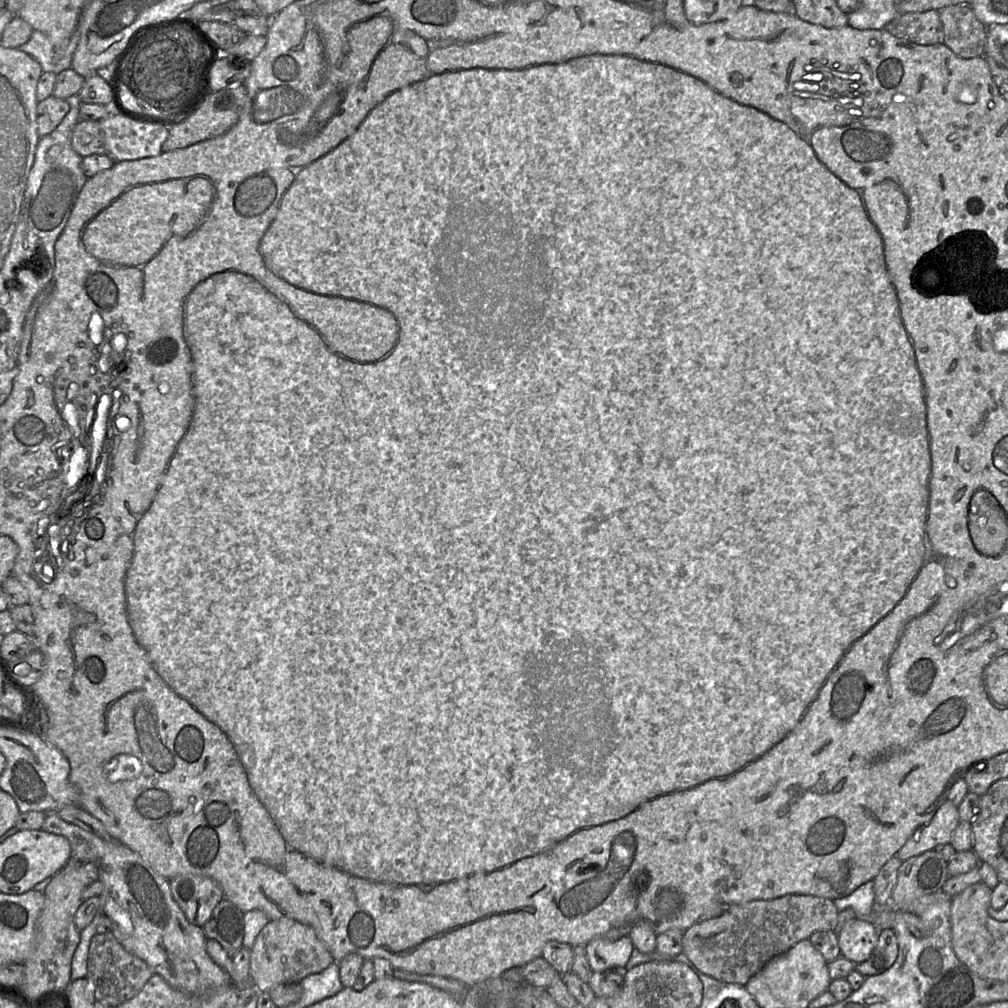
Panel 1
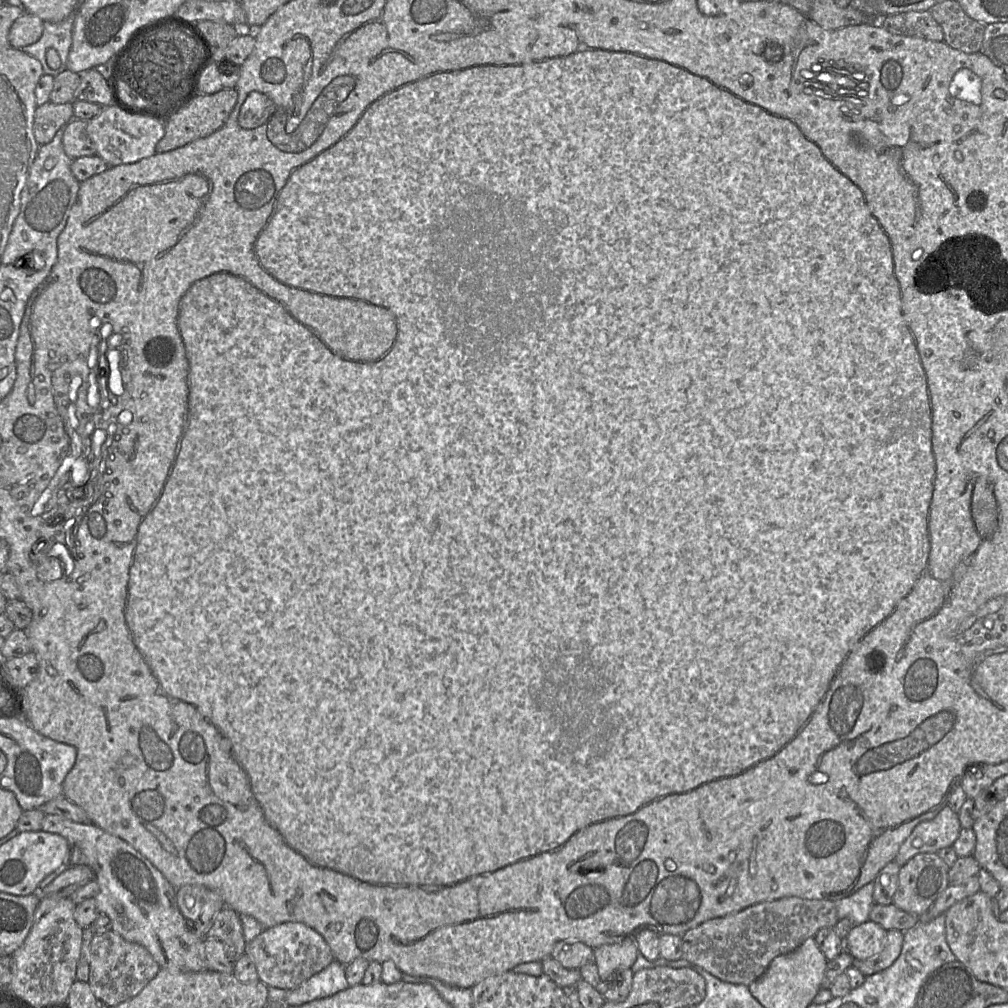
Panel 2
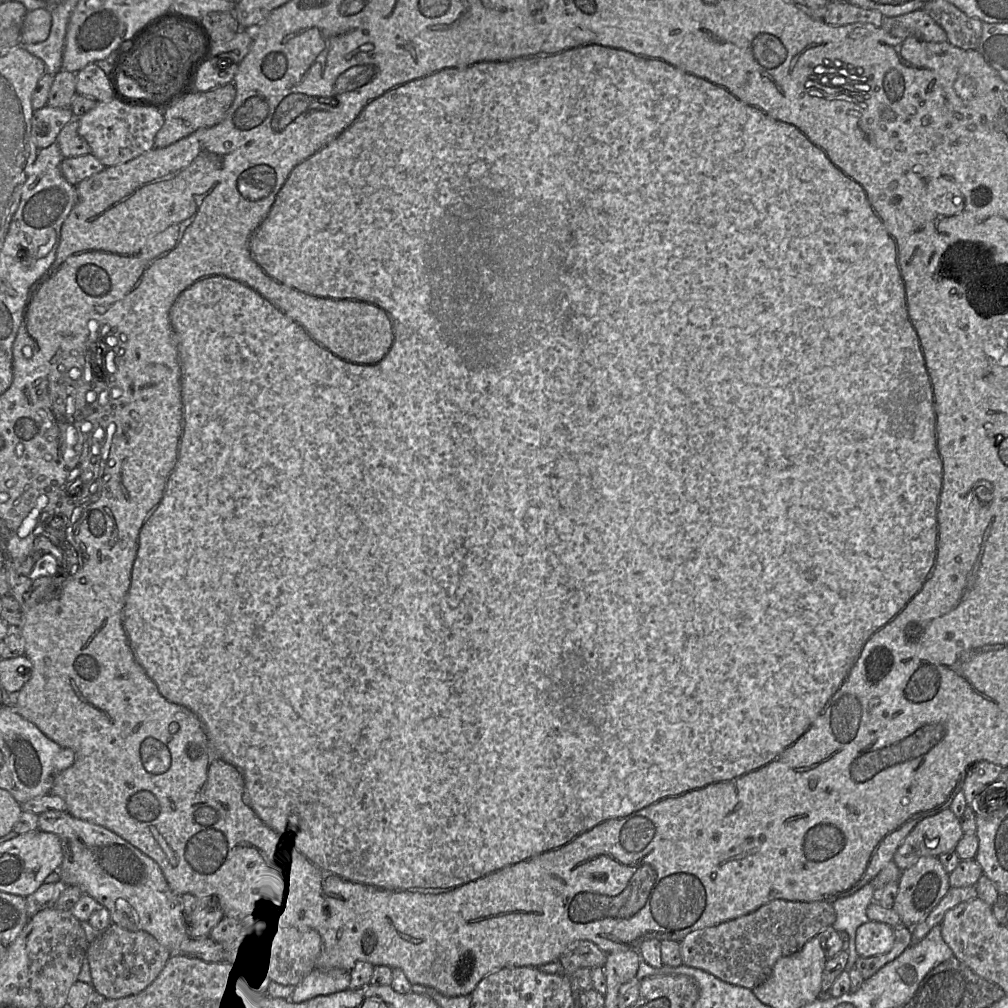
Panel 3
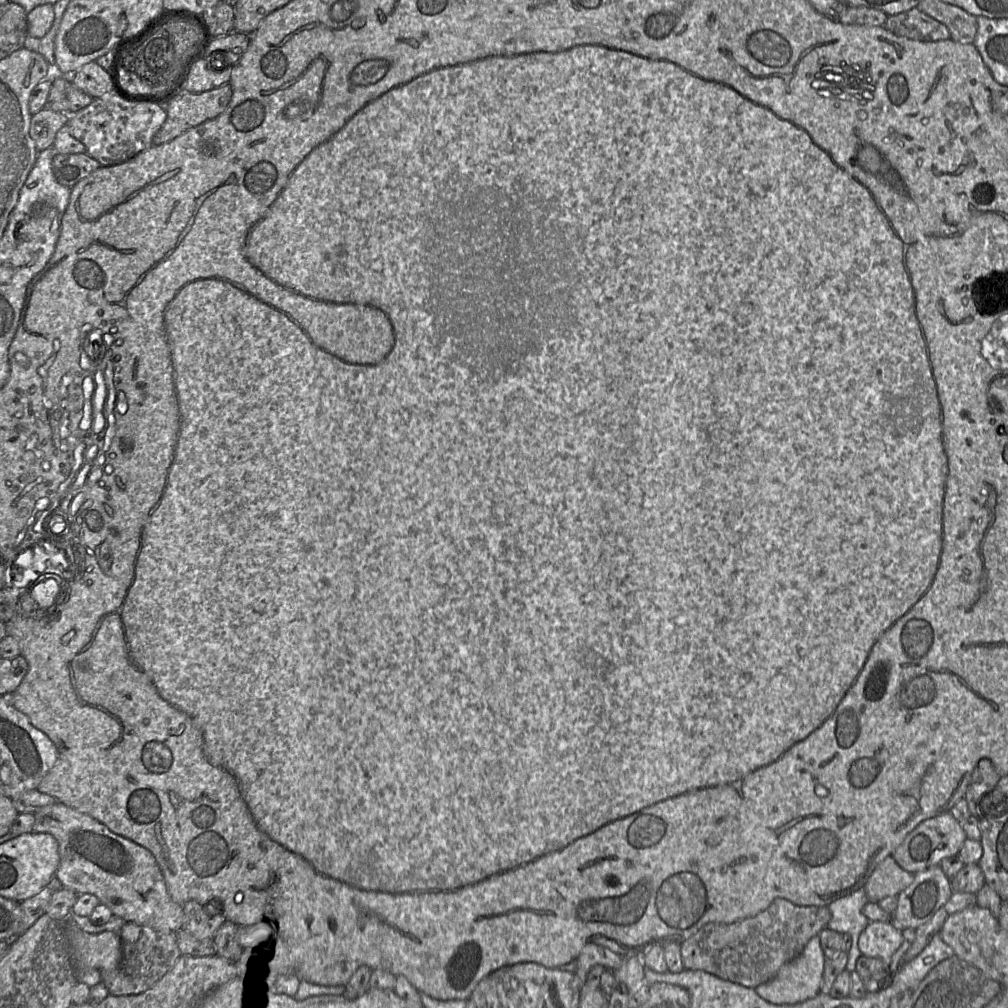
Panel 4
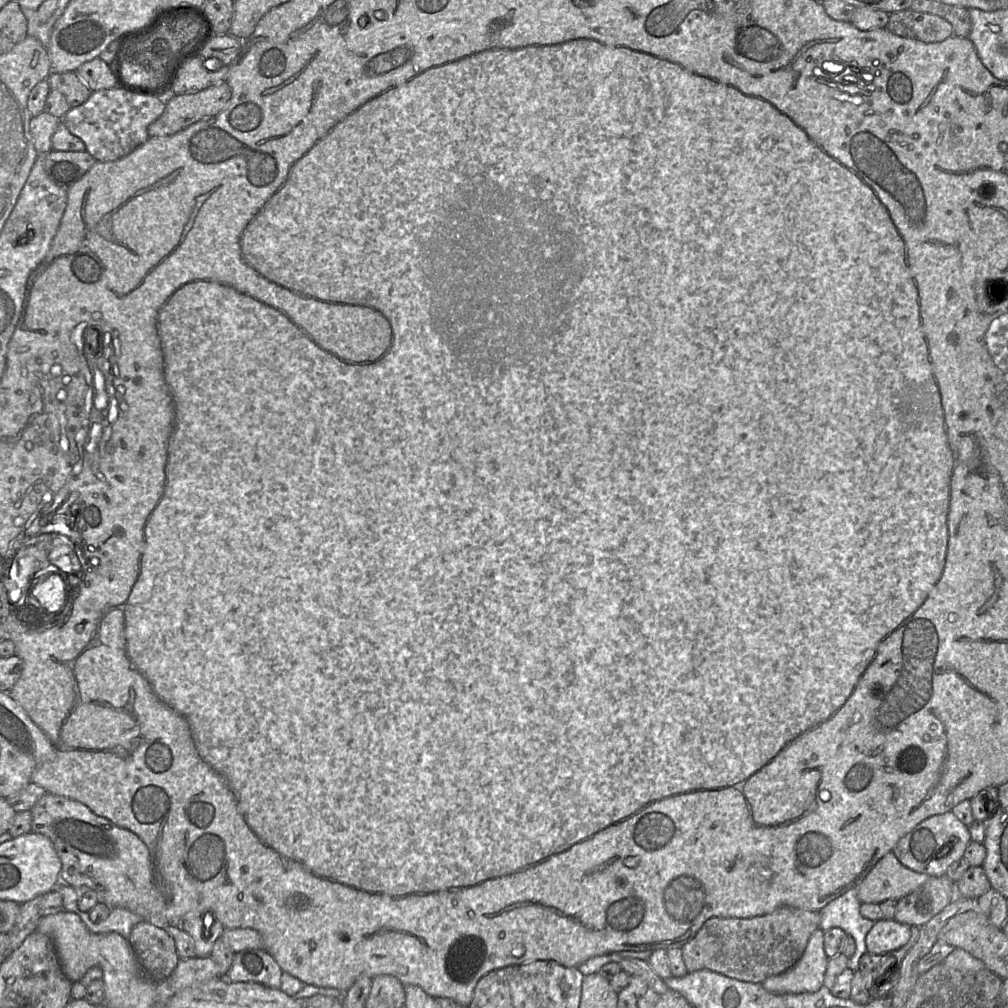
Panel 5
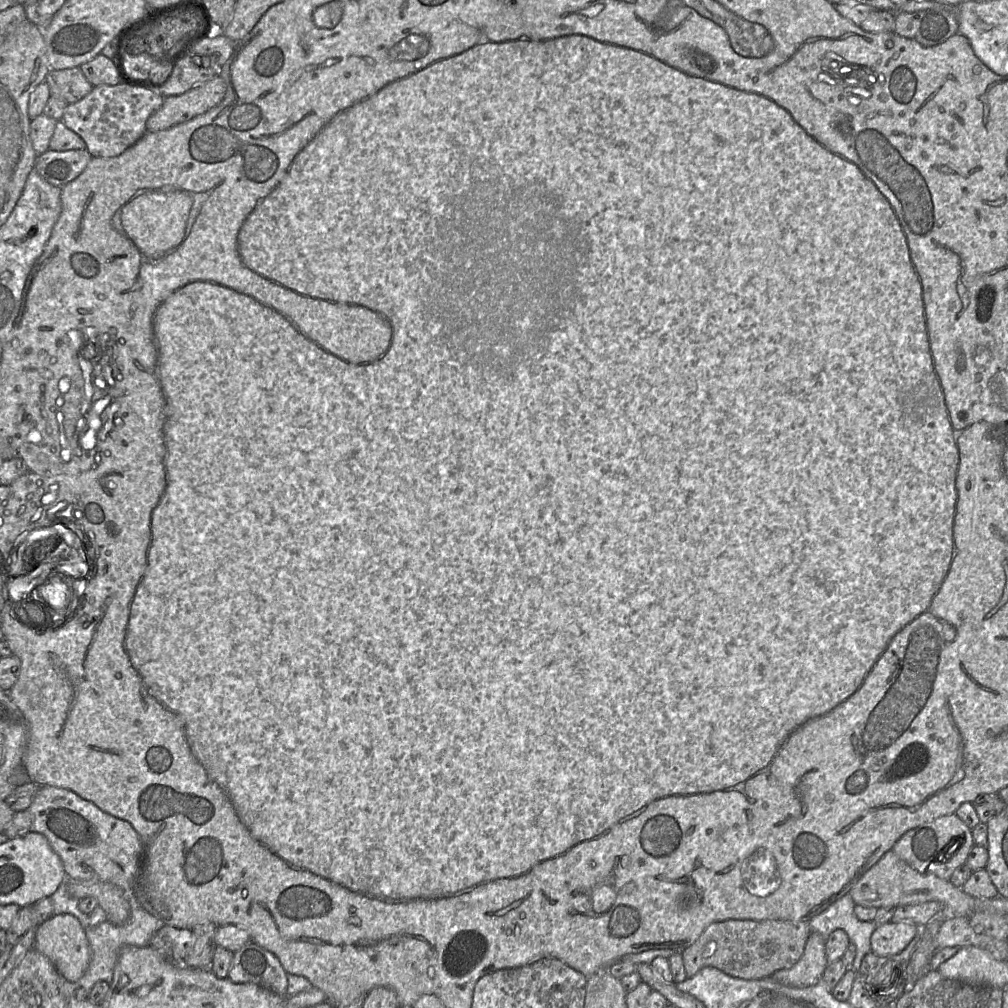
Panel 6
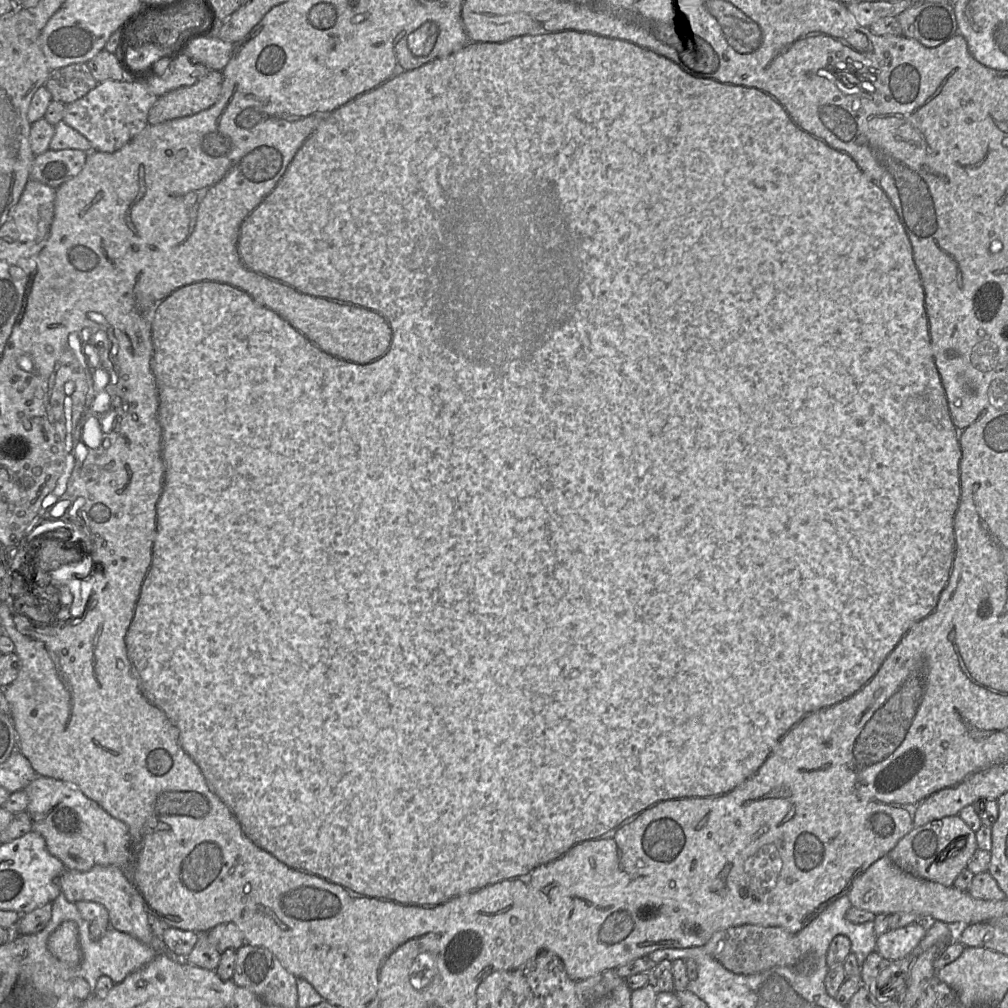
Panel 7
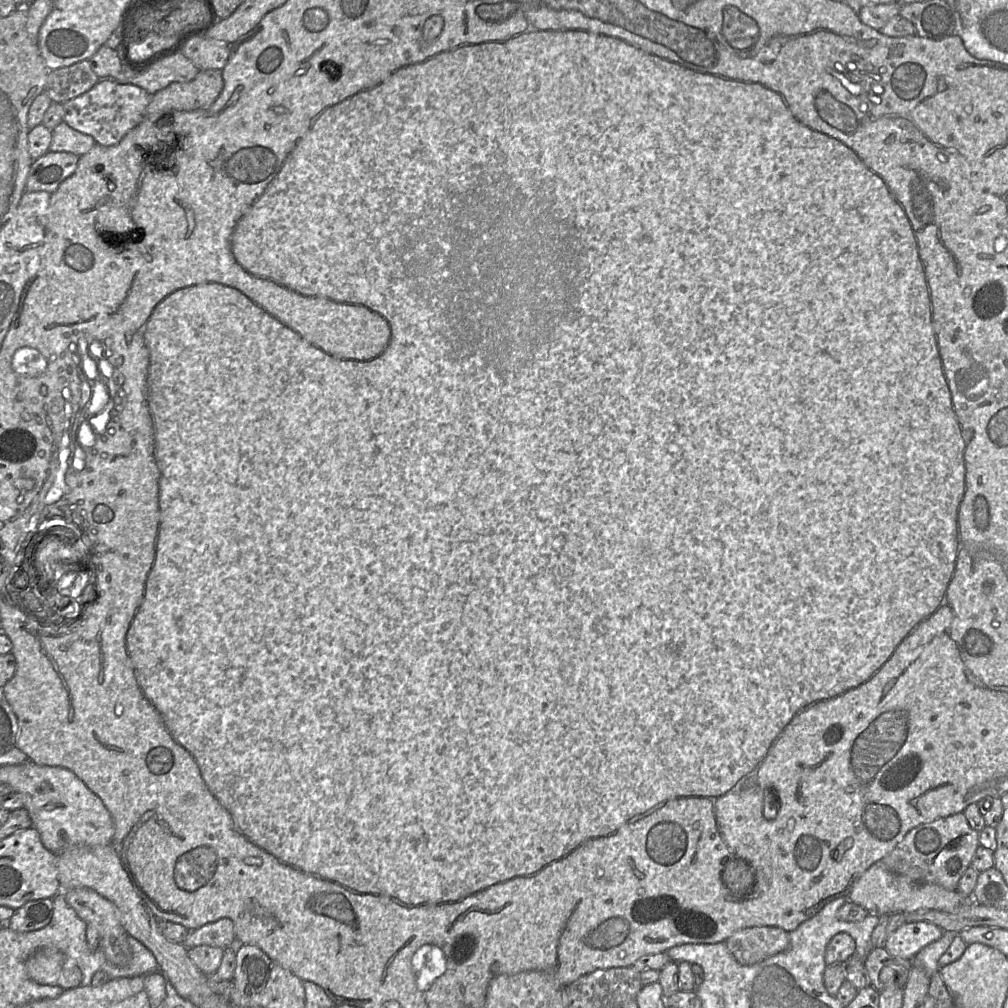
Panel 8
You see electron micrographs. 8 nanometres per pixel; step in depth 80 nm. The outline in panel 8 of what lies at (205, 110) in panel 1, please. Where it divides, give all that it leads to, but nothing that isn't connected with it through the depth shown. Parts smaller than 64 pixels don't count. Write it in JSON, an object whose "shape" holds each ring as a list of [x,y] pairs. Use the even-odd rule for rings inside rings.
{"shape":[[[201,70],[189,82],[174,82],[156,92],[146,108],[146,117],[156,122],[173,111],[194,111],[210,107],[222,92],[222,70]]]}

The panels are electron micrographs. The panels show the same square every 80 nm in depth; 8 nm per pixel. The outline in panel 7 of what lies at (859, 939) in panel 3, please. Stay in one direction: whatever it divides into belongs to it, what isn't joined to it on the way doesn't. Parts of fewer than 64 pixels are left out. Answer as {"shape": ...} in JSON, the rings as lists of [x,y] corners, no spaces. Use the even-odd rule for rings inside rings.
{"shape":[[[917,921],[877,936],[875,951],[888,960],[910,956],[926,935],[926,925]]]}

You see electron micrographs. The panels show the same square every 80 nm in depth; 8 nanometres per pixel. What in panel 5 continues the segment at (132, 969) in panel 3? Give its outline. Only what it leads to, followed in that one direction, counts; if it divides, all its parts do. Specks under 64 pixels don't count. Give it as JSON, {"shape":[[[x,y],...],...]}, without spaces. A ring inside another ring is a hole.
{"shape":[[[140,922],[128,942],[144,972],[155,981],[168,978],[180,961],[174,939],[162,927]]]}

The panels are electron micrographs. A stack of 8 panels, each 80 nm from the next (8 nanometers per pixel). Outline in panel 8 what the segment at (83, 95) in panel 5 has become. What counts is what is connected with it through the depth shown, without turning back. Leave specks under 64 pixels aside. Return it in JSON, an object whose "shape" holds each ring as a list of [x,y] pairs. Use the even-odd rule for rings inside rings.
{"shape":[[[88,60],[70,66],[49,71],[45,92],[53,102],[61,103],[71,100],[89,91],[99,82]]]}

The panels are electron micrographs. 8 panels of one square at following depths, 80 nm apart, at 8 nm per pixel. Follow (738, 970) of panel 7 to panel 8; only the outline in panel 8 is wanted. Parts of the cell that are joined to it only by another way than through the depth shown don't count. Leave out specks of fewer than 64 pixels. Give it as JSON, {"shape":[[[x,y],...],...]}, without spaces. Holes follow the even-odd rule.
{"shape":[[[751,927],[734,932],[725,943],[739,964],[751,966],[787,949],[789,933],[780,927]]]}

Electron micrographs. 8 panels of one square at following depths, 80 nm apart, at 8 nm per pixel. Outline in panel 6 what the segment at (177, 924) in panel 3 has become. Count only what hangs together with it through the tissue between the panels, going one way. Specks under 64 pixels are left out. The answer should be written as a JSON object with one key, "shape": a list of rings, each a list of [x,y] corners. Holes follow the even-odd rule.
{"shape":[[[40,786],[27,811],[31,815],[31,831],[47,838],[60,857],[68,879],[111,883],[132,896],[143,847],[128,822],[103,812],[70,790],[52,786]]]}

